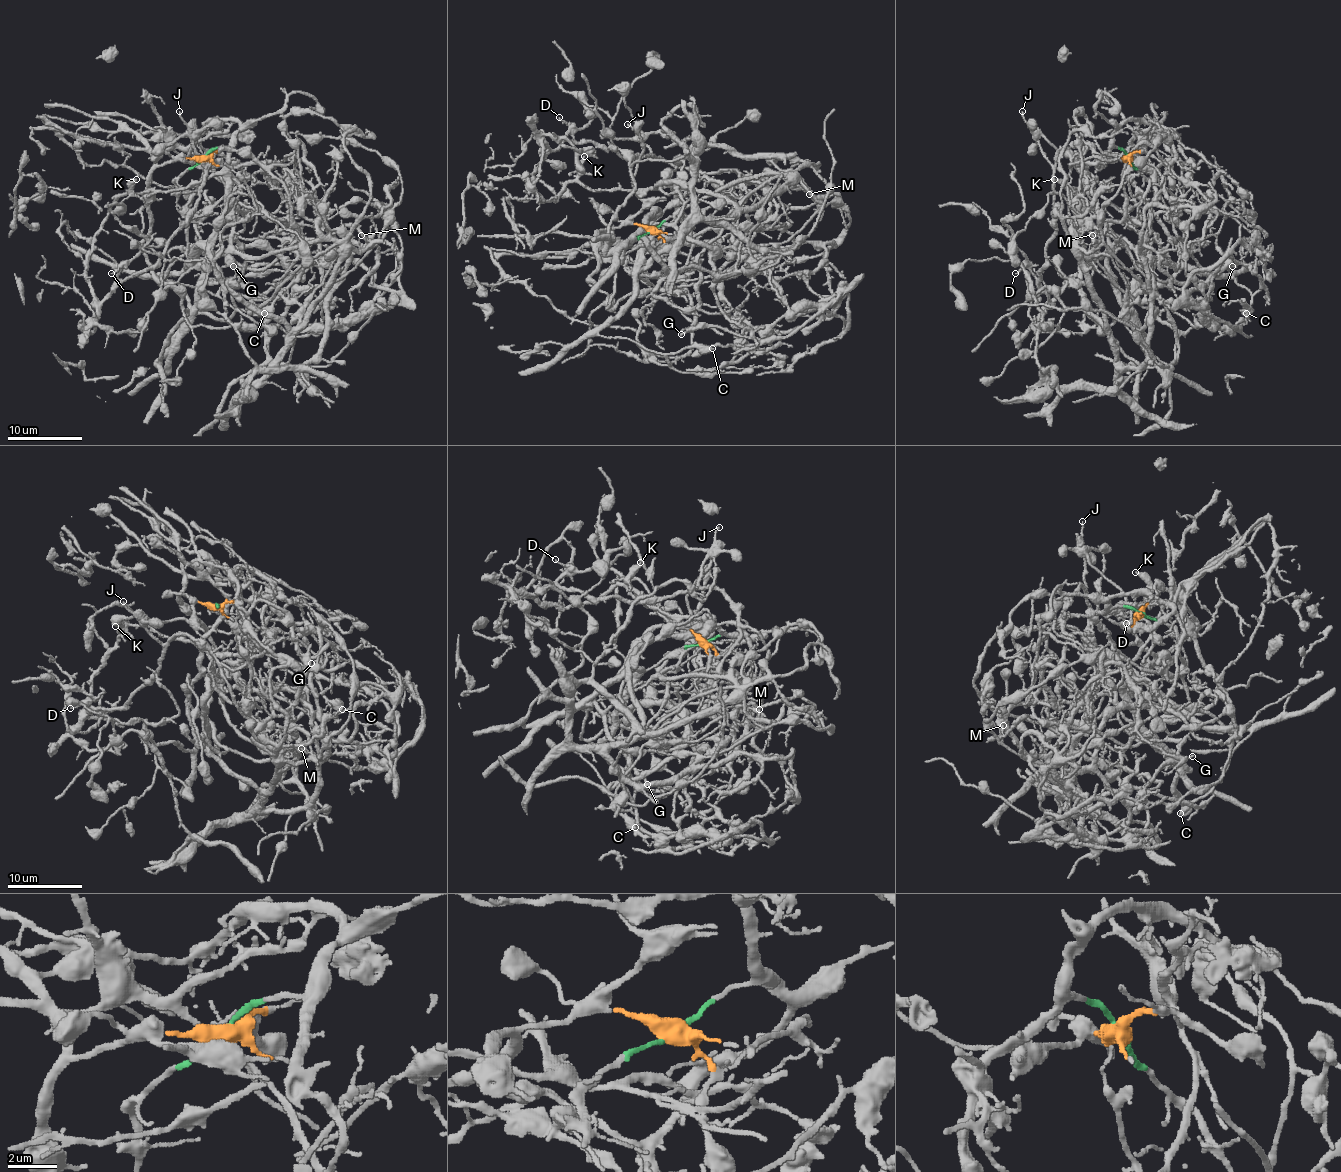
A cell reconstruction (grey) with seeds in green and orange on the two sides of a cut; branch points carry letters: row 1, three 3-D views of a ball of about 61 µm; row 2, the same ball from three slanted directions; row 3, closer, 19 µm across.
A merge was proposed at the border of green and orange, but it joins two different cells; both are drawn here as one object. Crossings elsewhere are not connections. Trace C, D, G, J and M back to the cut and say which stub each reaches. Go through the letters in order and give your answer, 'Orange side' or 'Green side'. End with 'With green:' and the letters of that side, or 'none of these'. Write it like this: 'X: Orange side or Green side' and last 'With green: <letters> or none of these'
C: Green side
D: Orange side
G: Green side
J: Orange side
M: Green side
With green: C, G, M

